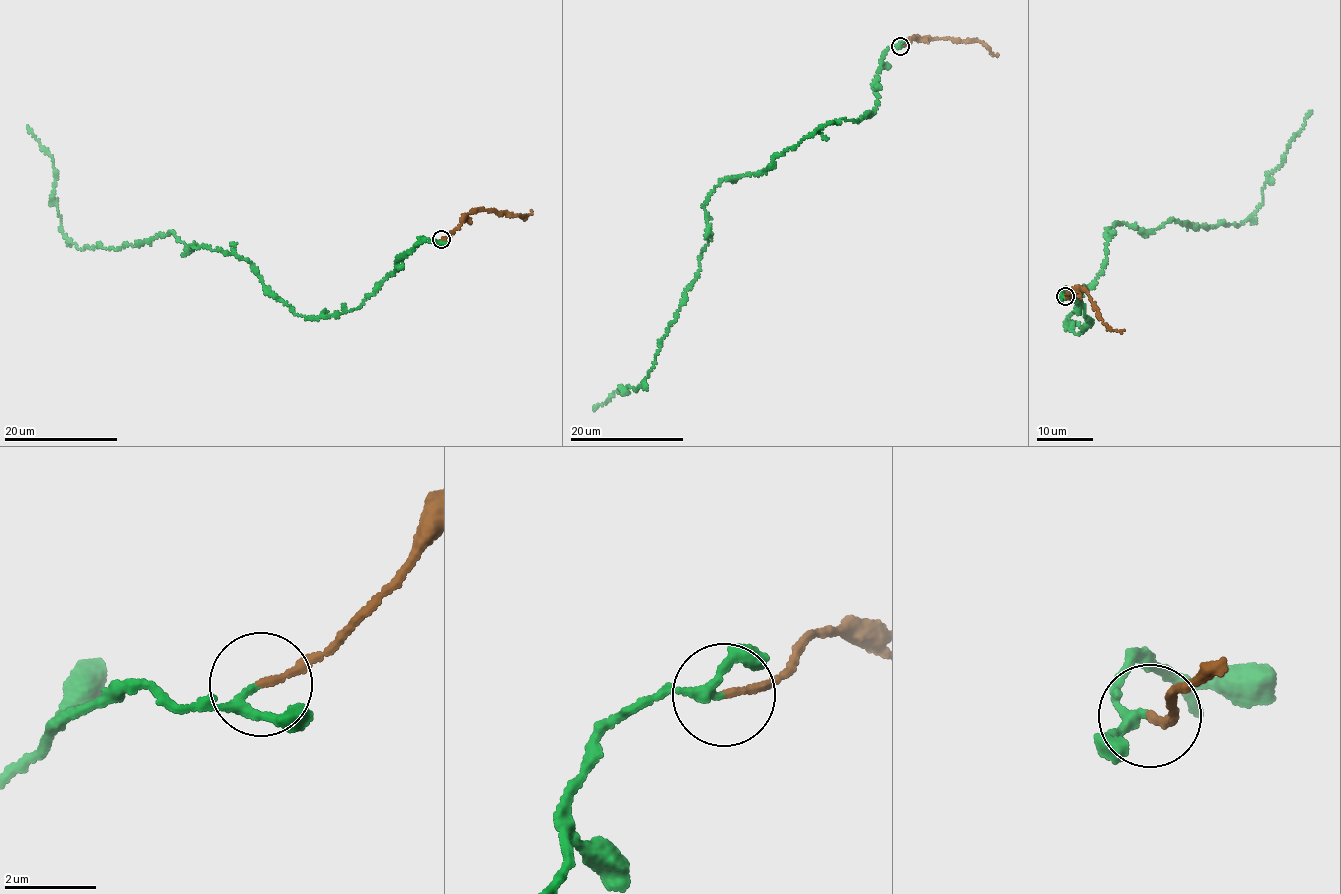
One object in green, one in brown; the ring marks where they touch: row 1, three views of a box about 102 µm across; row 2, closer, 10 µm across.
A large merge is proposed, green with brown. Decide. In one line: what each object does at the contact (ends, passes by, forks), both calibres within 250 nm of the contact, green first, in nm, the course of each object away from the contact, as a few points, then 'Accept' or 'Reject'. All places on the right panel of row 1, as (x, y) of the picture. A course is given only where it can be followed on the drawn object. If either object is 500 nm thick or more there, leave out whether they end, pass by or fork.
At the ring green passes by. At the ring brown ends. Thickness 150 nm (green) against 160 nm. Course of green: (1065, 297), (1091, 322), (1076, 333), (1068, 318), (1118, 223), (1251, 218), (1311, 111). Course of brown: (1065, 297), (1082, 288), (1098, 308), (1100, 319), (1113, 330), (1124, 331). Accept

